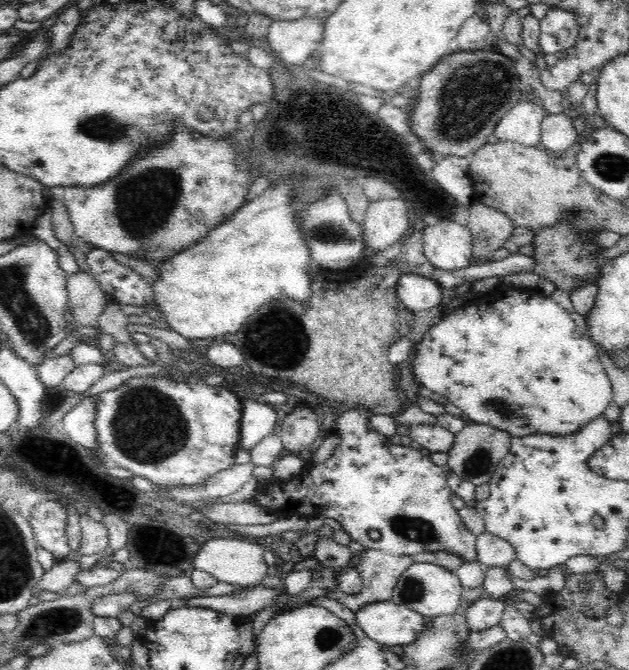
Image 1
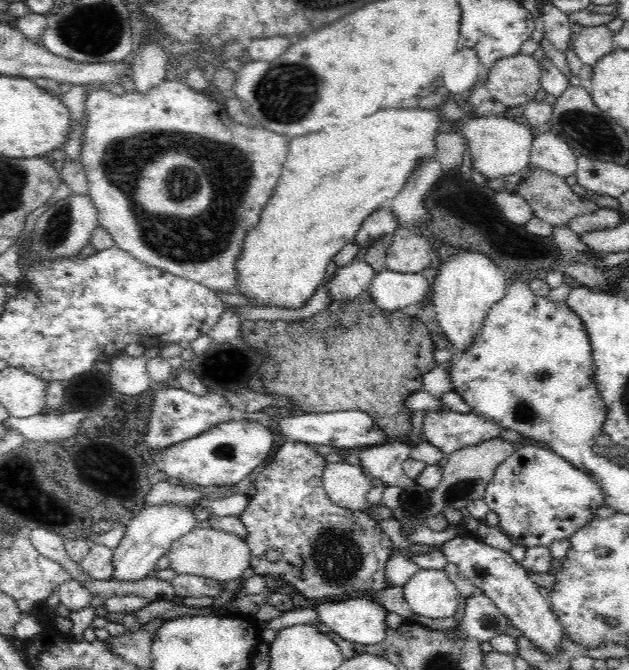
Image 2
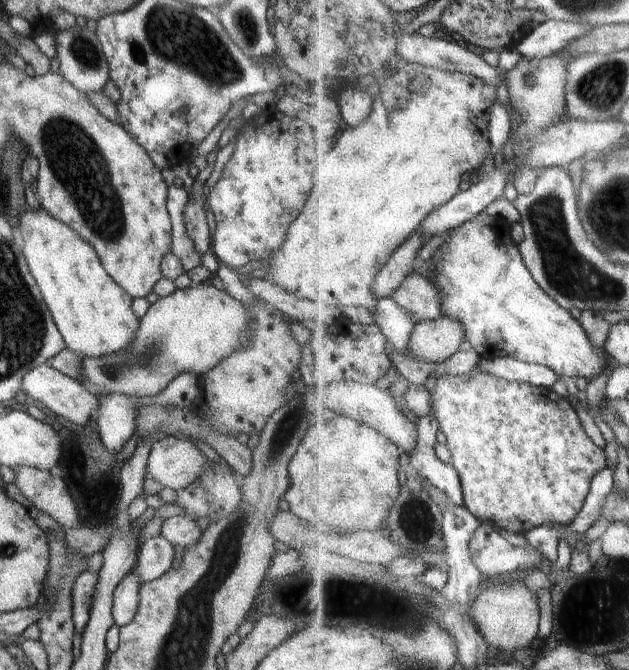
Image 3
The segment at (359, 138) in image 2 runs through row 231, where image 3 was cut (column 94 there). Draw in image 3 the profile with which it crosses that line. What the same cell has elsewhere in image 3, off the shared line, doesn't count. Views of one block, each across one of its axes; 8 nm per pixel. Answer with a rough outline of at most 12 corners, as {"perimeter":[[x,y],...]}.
{"perimeter":[[42,208],[18,240],[81,358],[128,348],[140,319],[96,250]]}

